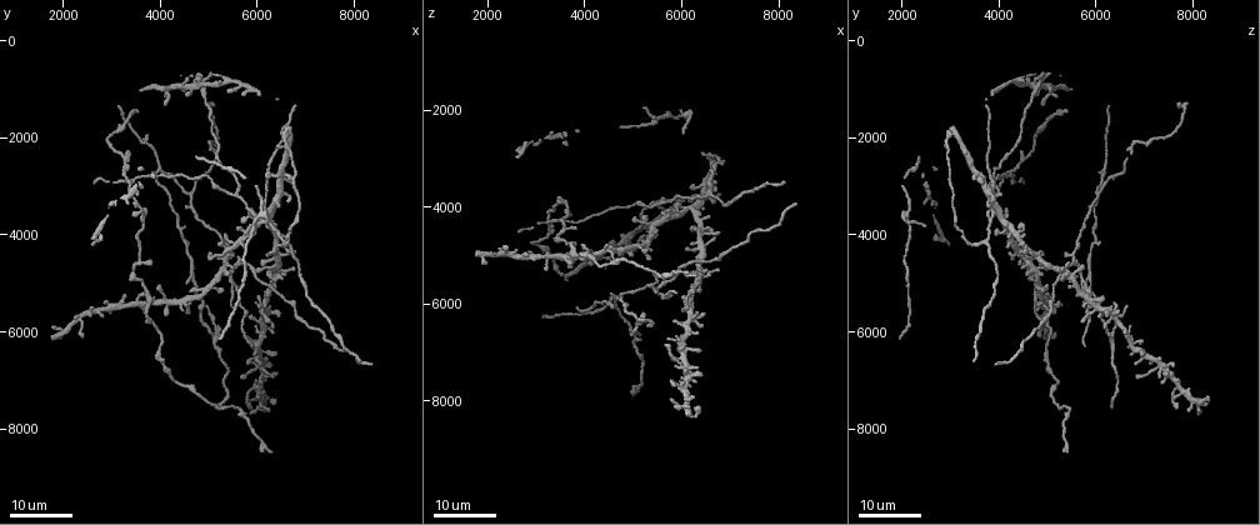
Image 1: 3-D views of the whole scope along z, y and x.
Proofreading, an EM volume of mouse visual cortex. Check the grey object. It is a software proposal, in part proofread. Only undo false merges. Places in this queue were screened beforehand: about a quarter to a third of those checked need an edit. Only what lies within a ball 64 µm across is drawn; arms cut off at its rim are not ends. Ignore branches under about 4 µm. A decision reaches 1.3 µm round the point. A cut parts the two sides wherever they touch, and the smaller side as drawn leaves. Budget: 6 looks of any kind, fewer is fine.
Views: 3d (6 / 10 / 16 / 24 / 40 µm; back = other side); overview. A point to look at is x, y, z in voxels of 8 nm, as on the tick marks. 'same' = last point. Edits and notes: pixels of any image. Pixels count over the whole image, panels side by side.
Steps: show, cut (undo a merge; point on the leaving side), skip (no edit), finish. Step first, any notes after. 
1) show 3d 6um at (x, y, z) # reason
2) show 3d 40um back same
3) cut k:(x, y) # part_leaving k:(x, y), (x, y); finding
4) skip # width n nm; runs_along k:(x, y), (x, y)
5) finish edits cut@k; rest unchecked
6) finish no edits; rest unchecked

show 3d 16um at (5550, 3100, 3950)

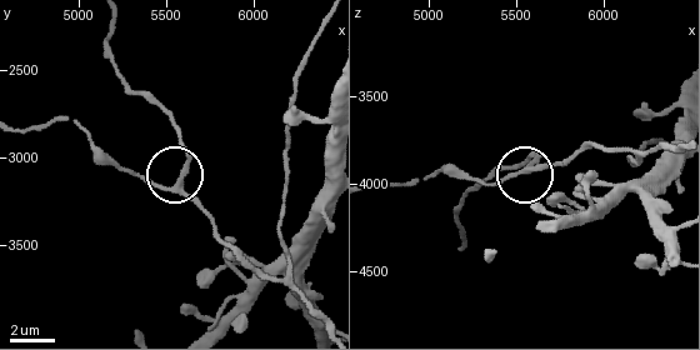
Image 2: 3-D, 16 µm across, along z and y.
show 3d 6um at (5560, 3140, 3920)

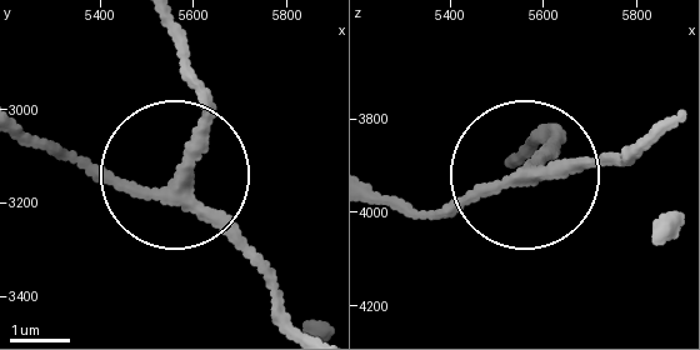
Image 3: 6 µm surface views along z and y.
skip # runs_along 3:(293, 319), (263, 259), (189, 185), (204, 95), (189, 40); all the same neuron

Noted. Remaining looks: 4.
show 3d 16um at (6250, 3650, 3800) # side arm on a straight run

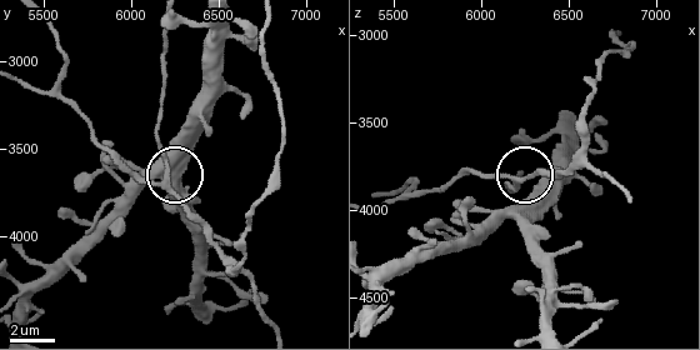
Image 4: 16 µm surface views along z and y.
show 3d 10um at (6180, 3700, 3820) # zoom in

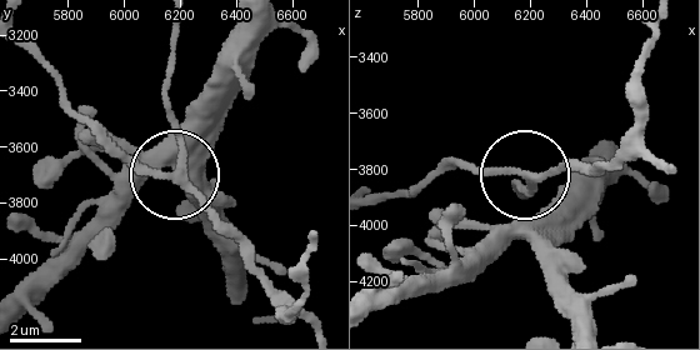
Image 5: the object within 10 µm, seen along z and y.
skip # side_arm 22 um; one neuron here

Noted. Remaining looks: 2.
show 3d 16um at (6000, 4800, 5300) # thin arm on a thick one

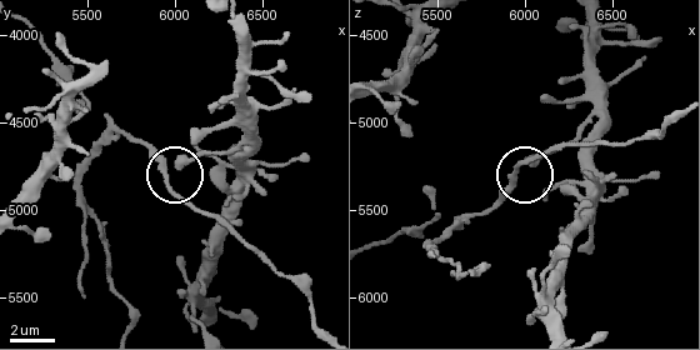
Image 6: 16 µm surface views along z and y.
show 3d 10um at (5940, 4820, 5280)

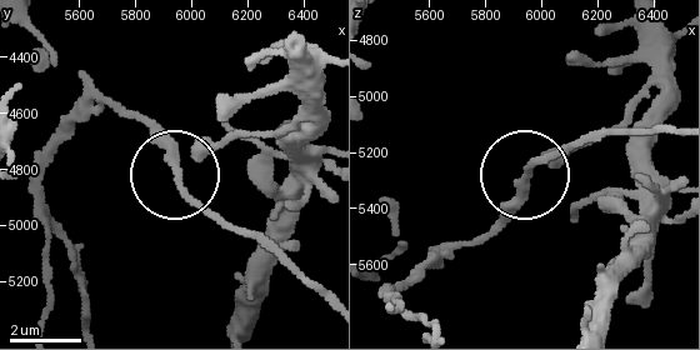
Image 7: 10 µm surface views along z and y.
skip # arms 3; runs_along 7:(291, 41), (291, 114), (220, 138), (181, 176), (235, 226); one neuron here

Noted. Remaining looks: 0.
finish no edits; rest unchecked

